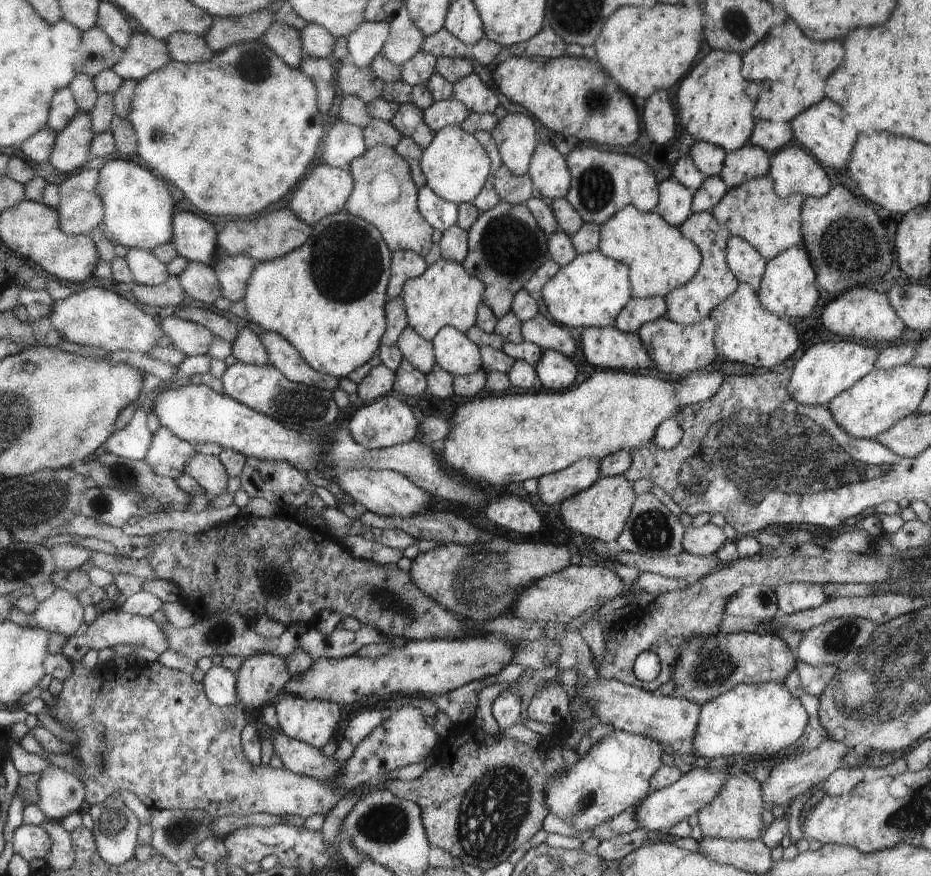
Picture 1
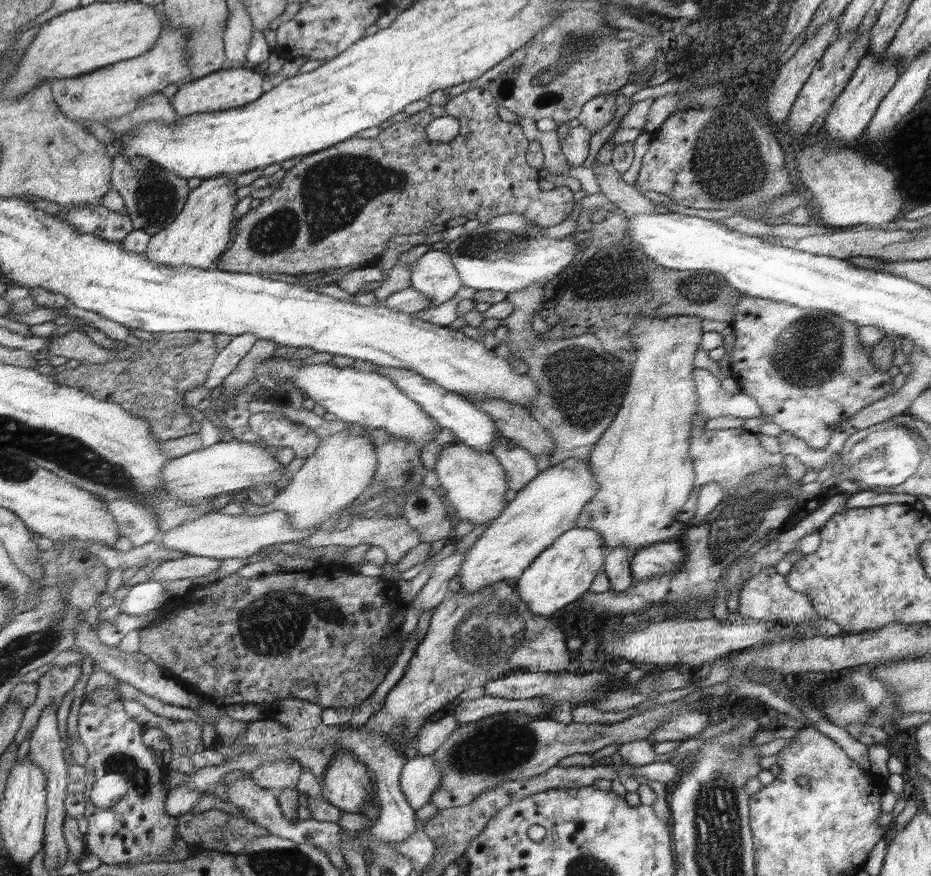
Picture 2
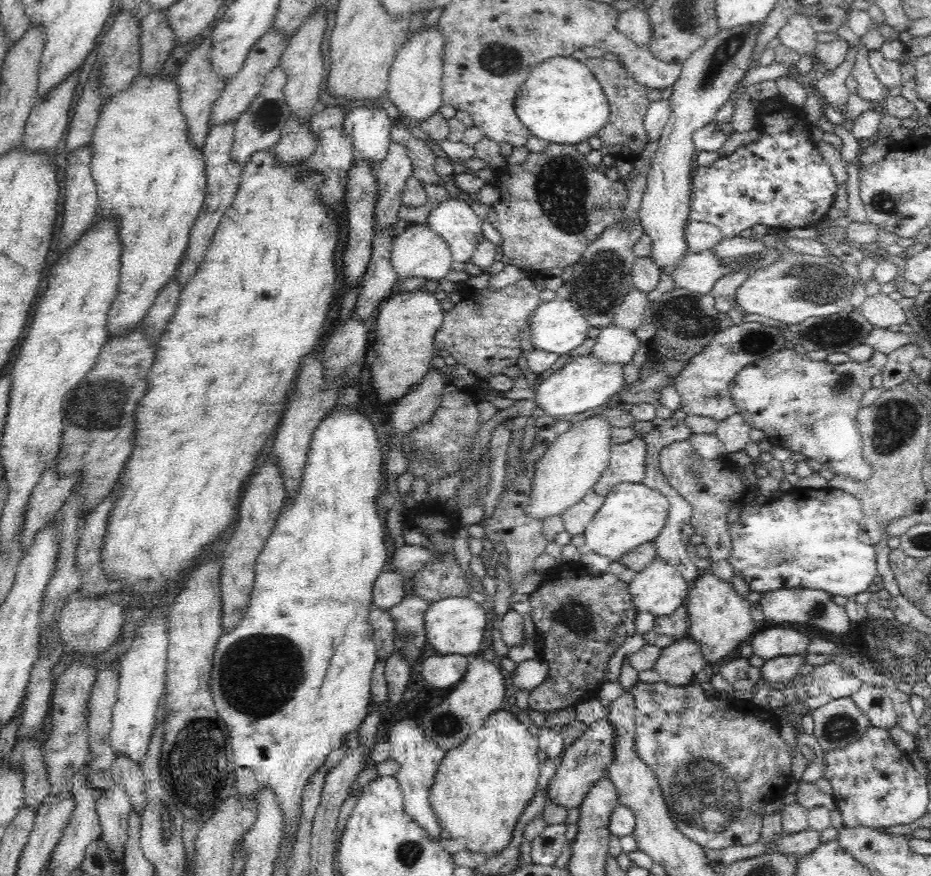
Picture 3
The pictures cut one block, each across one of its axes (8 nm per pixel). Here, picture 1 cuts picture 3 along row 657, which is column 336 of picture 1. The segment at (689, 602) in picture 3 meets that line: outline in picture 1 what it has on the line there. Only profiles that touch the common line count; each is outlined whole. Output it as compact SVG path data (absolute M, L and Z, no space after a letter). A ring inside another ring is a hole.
M283 694L275 701L274 705L281 732L317 749L324 748L336 736L340 720L342 720L342 708L333 702L318 699L304 700L302 696Z

